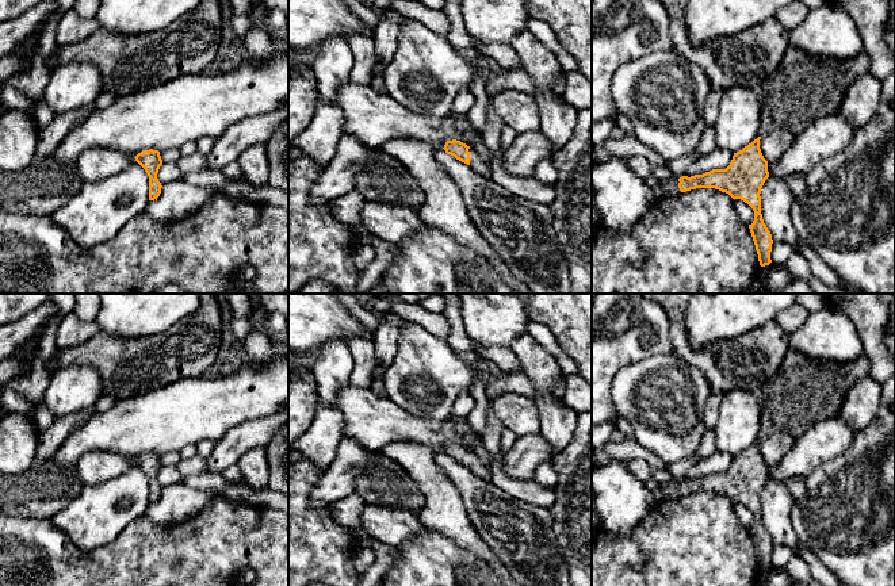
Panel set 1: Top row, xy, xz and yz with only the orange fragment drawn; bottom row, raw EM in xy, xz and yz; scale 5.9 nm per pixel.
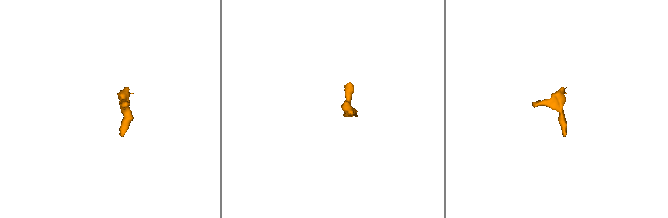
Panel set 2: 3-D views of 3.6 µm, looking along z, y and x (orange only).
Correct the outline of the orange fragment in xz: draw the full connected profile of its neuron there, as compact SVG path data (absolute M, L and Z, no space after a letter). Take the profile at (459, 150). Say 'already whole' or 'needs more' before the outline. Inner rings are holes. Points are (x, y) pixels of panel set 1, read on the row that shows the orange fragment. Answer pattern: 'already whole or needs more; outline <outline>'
needs more; outline M452 139L447 141L444 148L447 154L454 156L456 160L470 165L481 176L492 176L492 169L482 161L482 158L466 143Z

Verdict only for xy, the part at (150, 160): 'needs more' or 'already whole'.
already whole

